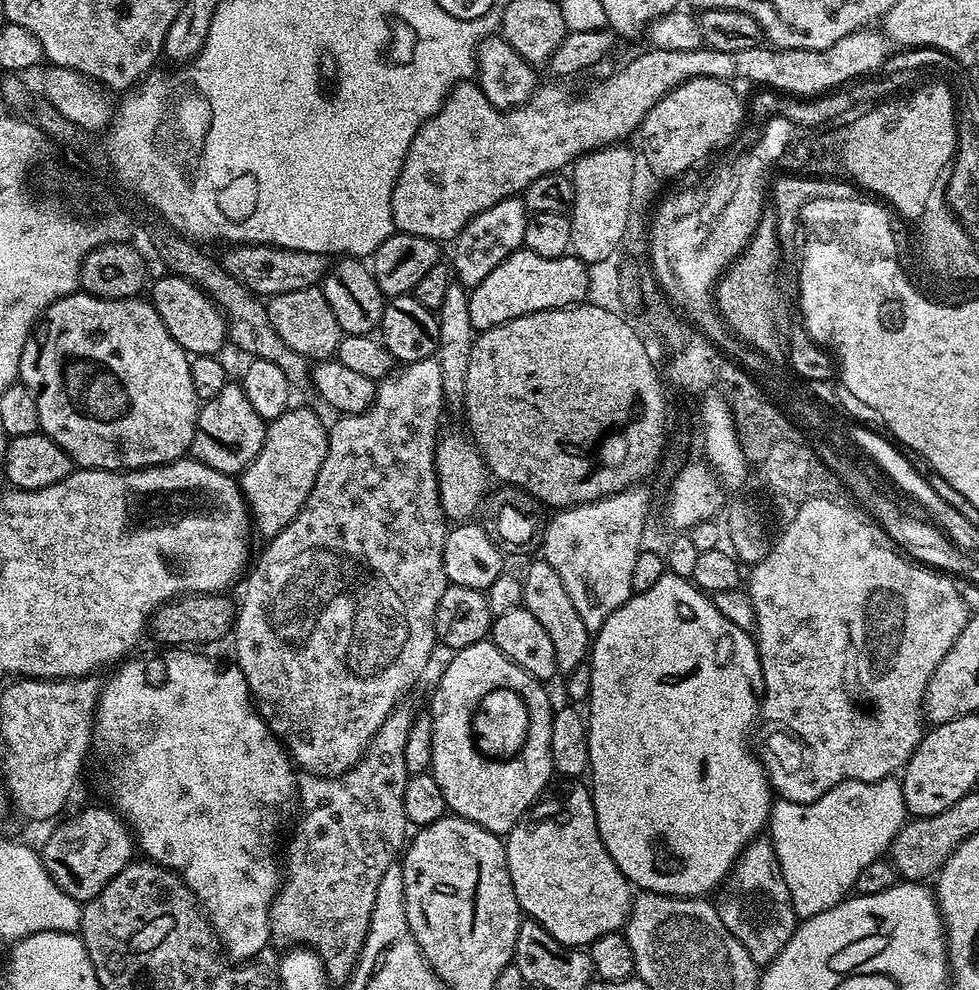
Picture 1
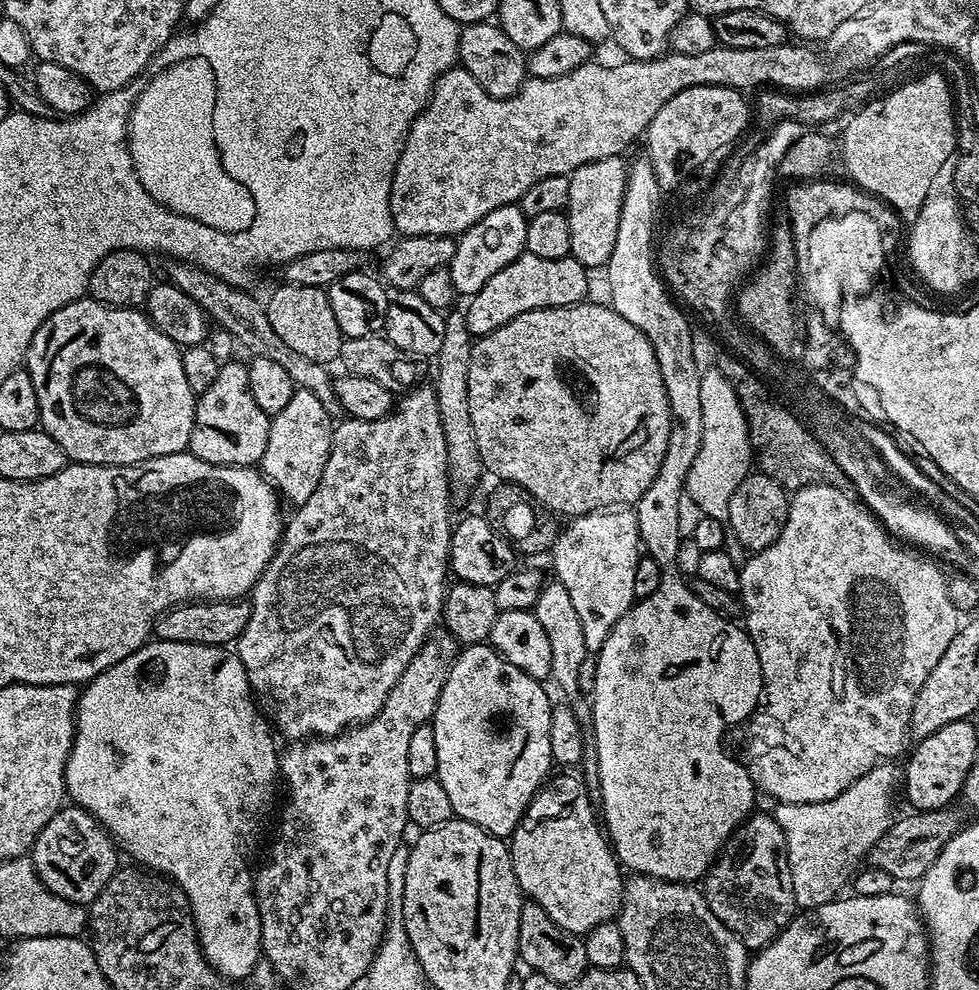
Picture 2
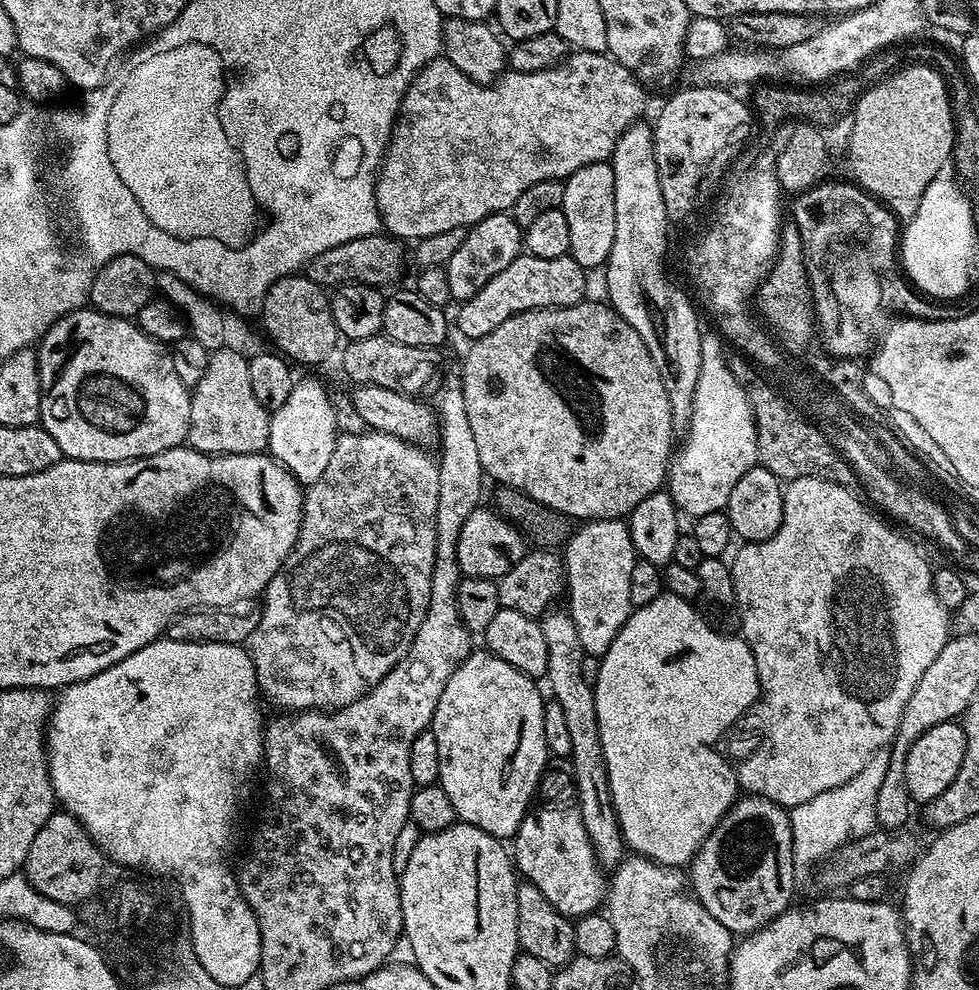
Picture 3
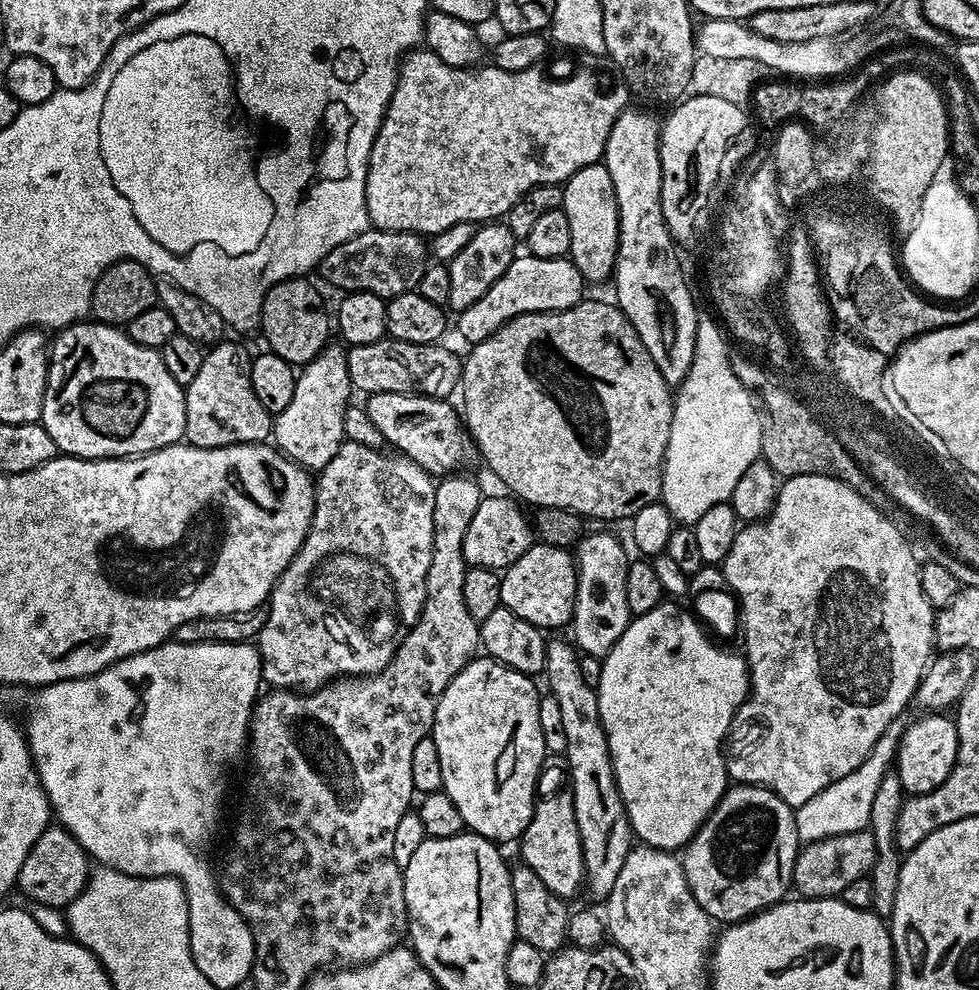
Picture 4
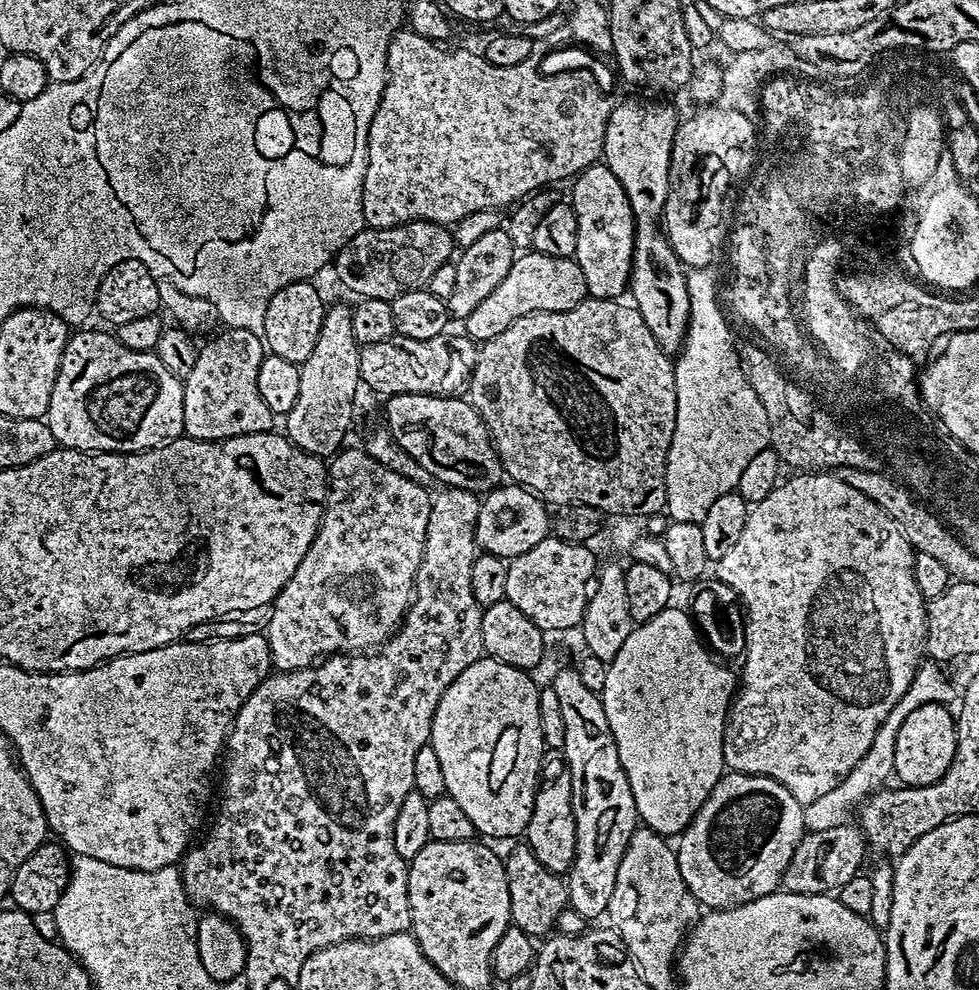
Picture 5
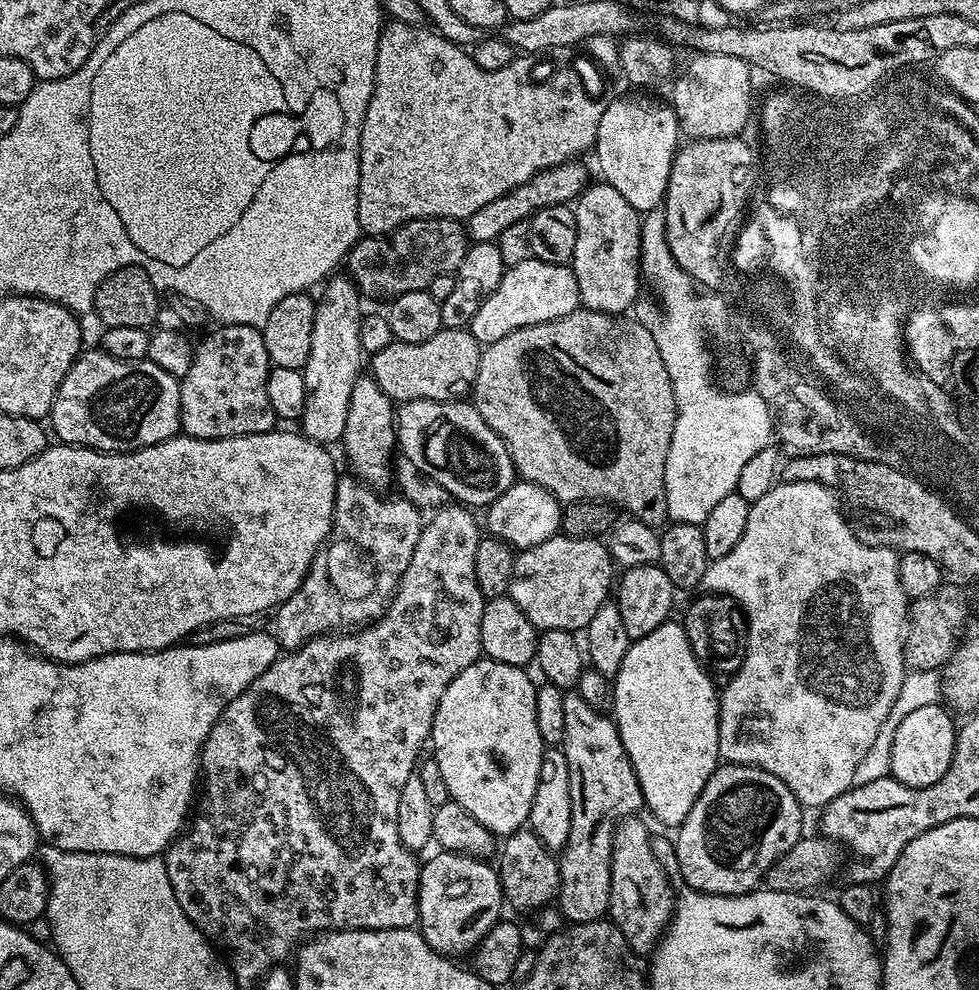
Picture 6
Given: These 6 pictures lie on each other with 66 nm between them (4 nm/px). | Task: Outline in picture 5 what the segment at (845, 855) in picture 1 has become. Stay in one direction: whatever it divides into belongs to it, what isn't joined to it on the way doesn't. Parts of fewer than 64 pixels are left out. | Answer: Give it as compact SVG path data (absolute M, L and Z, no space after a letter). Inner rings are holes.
M936 662L921 663L917 667L906 694L902 694L902 698L896 703L894 710L890 710L890 714L886 714L886 722L882 722L882 726L878 726L878 734L874 734L874 742L870 746L870 750L866 750L866 754L862 754L858 766L854 766L854 770L850 770L850 774L846 774L846 778L842 778L842 782L838 782L838 786L834 786L834 790L829 790L828 793L822 794L822 798L803 805L804 826L807 831L830 830L834 826L845 823L851 817L848 816L851 812L853 815L854 810L859 809L873 792L881 791L893 779L894 742L898 738L898 730L902 730L902 722L906 722L906 717L912 711L918 710L918 706L944 704L952 696L952 688L948 685L947 678L940 673L940 668L941 665Z

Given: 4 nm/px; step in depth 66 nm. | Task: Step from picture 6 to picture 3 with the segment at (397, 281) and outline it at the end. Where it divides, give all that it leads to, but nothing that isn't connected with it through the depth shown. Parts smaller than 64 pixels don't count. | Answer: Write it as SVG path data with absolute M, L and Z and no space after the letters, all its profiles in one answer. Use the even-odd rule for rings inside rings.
M377 234L366 238L354 238L354 242L342 242L331 250L322 250L306 266L306 274L325 290L335 290L341 284L365 284L371 288L383 289L384 284L392 284L404 272L404 248L399 239L387 234Z

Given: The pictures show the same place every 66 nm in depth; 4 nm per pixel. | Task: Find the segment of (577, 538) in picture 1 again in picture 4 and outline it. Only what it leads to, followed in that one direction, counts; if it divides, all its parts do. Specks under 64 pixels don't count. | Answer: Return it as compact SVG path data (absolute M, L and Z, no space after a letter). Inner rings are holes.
M596 532L593 536L588 534L581 539L575 549L574 559L576 562L576 605L572 611L570 631L573 637L571 636L571 639L583 655L603 658L610 654L614 642L622 638L626 626L630 623L630 613L626 602L626 574L630 555L628 556L627 550L620 545L618 537L611 536L608 532Z

